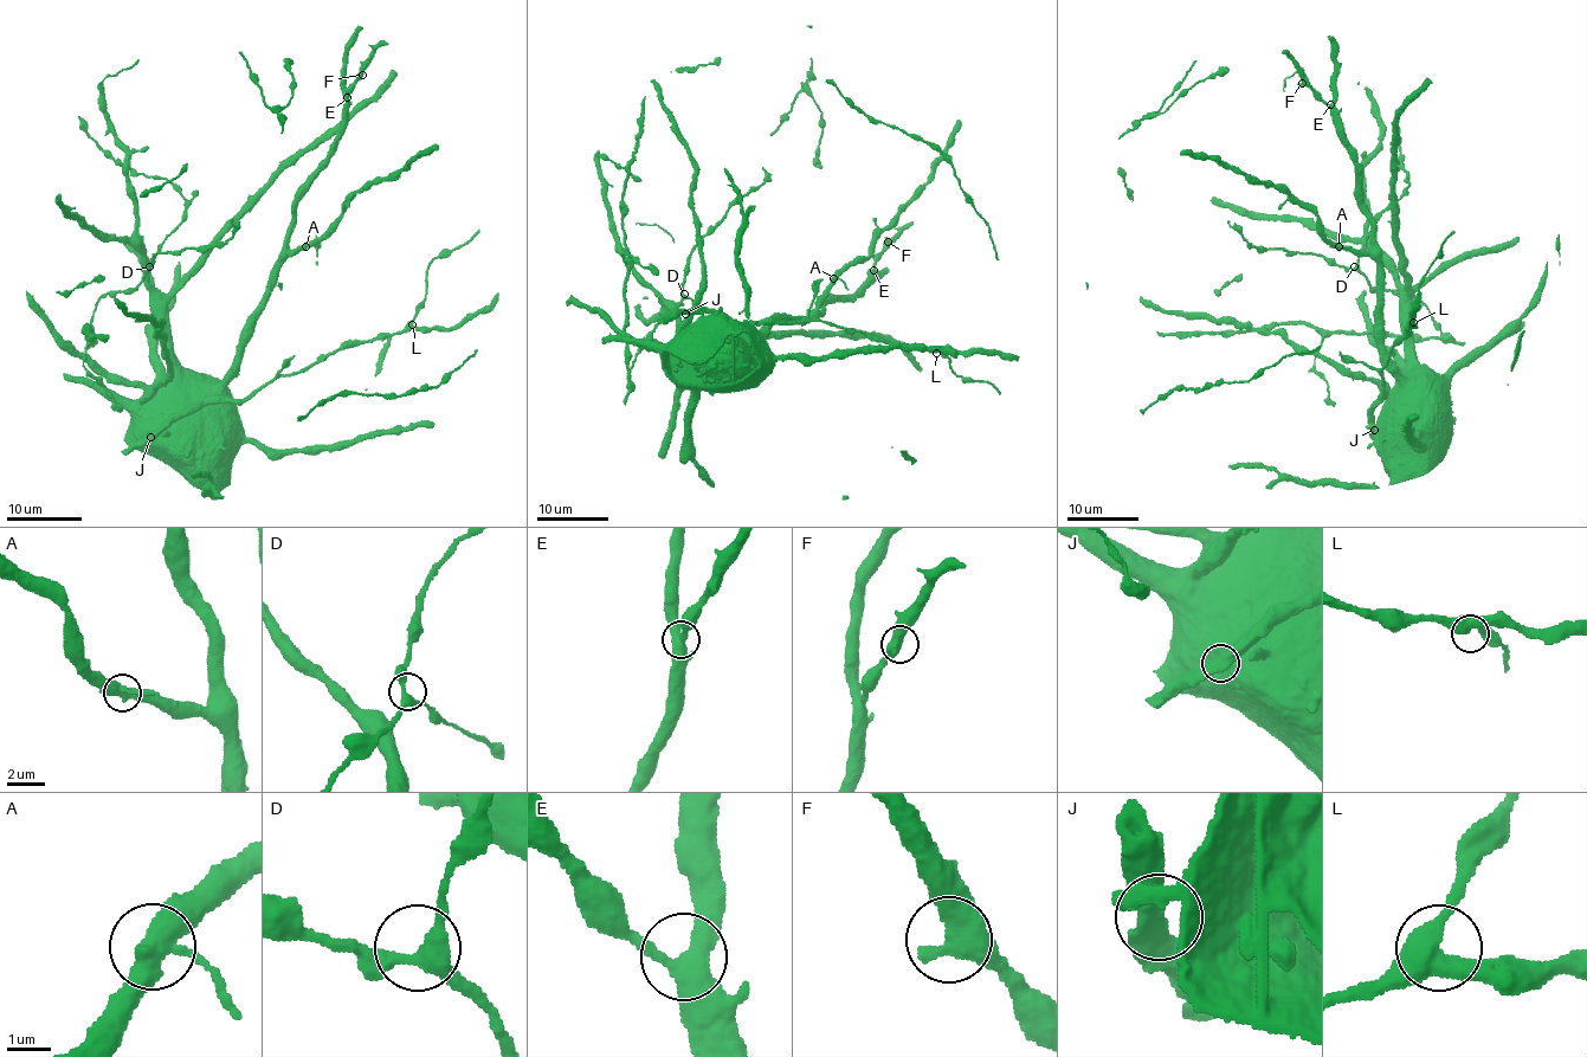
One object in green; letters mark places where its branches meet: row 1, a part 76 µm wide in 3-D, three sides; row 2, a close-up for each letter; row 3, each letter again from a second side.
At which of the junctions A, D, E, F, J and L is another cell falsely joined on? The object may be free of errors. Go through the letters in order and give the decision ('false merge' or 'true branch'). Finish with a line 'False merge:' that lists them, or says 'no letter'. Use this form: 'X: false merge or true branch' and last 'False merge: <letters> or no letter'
A: true branch
D: true branch
E: true branch
F: true branch
J: true branch
L: true branch
False merge: no letter

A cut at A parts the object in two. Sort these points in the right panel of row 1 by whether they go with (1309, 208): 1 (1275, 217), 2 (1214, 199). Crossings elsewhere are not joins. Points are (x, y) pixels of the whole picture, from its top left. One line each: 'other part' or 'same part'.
1: other part
2: other part

